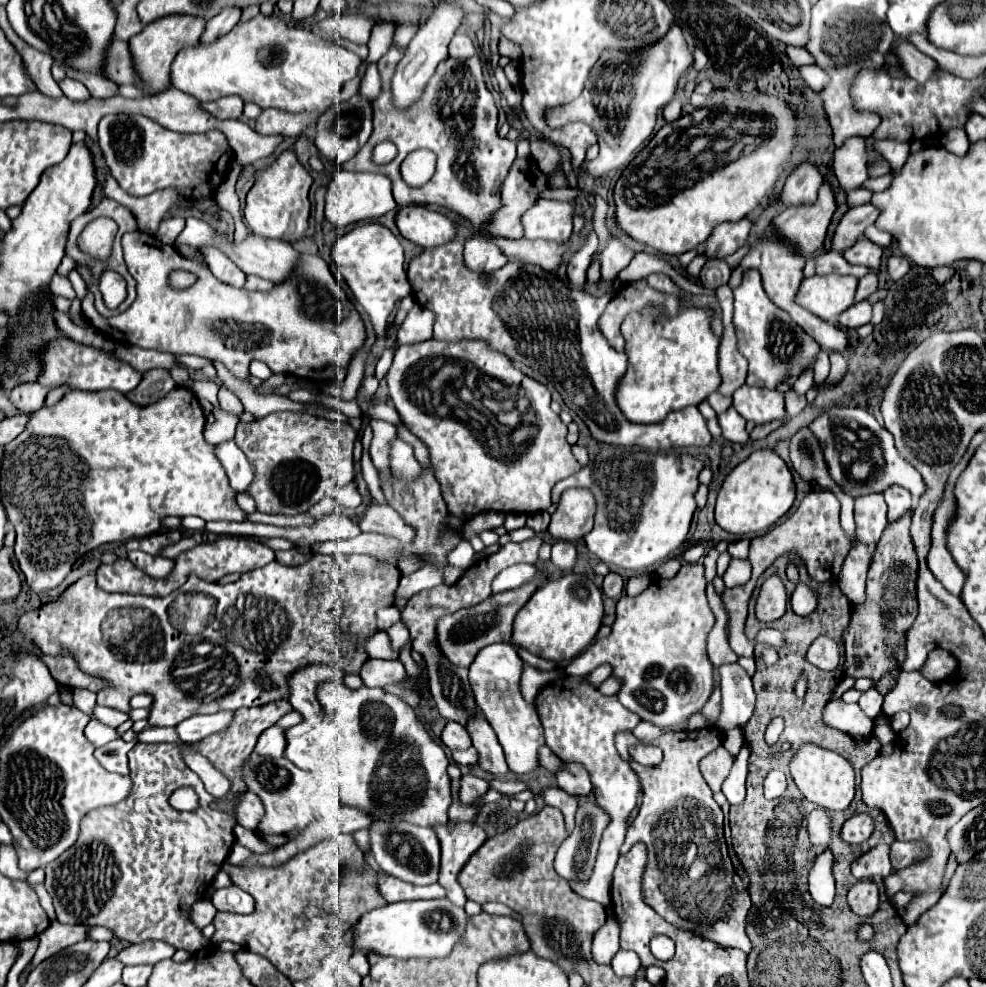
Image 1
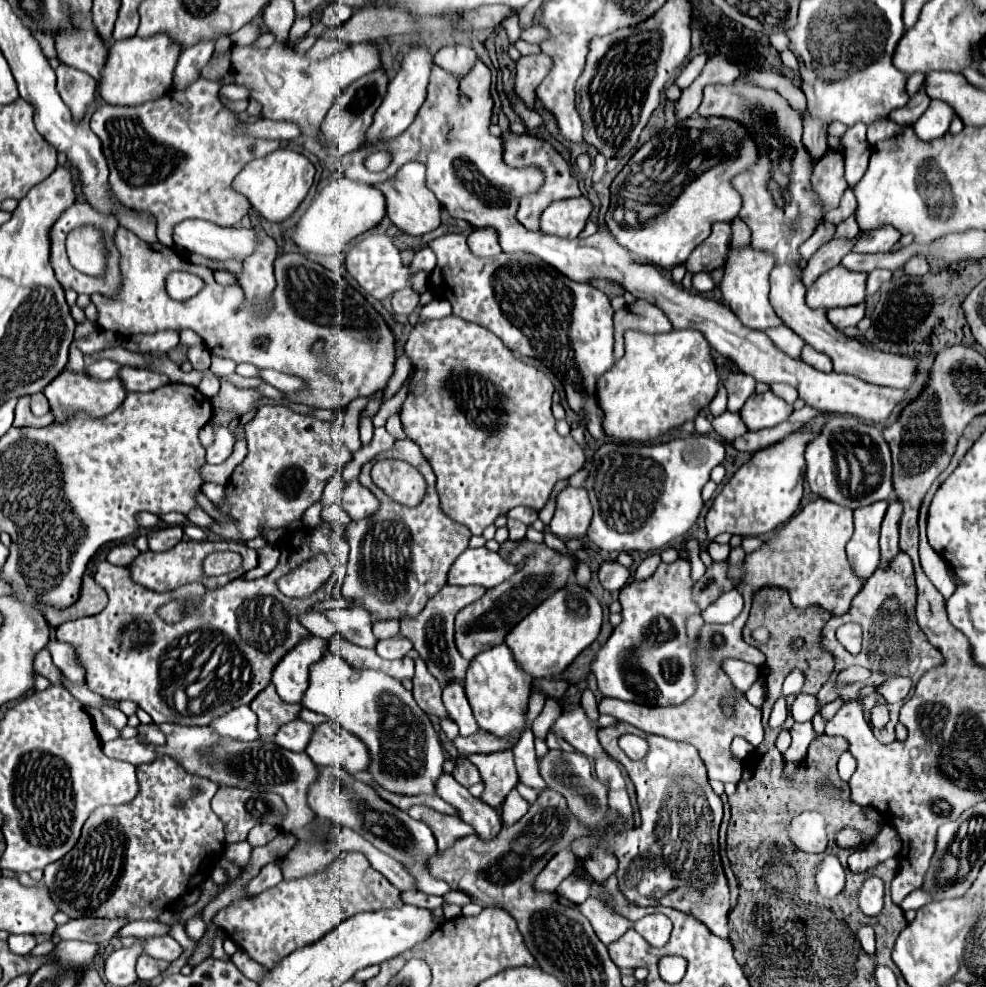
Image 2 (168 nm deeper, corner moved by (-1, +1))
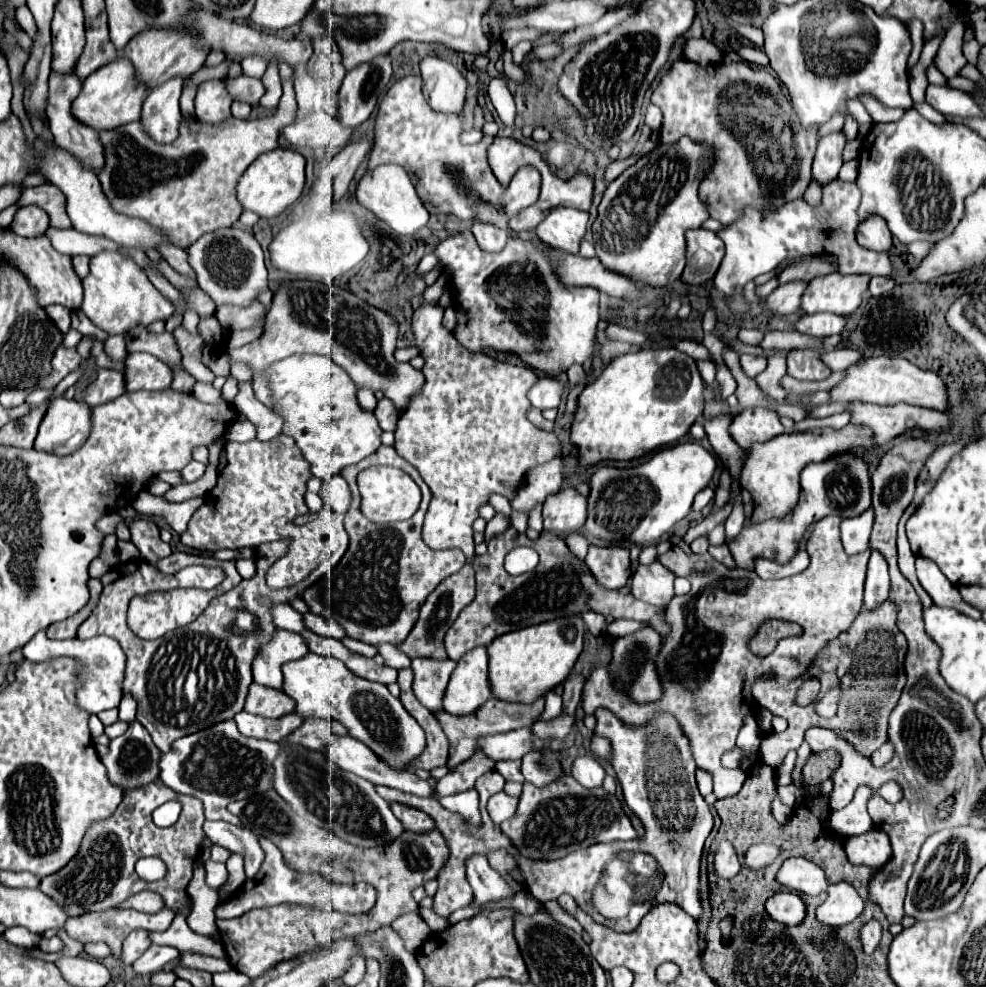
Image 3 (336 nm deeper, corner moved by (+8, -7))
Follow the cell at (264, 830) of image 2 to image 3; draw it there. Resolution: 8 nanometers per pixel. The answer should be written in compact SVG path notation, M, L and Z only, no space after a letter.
M231 853L231 857L227 859L227 869L229 869L229 879L223 885L223 889L237 891L245 881L245 857L241 853Z

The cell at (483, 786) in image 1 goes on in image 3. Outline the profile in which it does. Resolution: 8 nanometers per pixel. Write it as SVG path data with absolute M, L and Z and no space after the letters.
M493 697L477 713L473 713L469 717L453 717L449 713L435 713L435 717L439 719L445 735L449 737L447 769L453 771L457 765L467 761L475 753L475 745L477 745L479 737L495 735L495 733L507 733L507 731L513 731L513 729L521 729L521 727L533 725L535 719L541 715L543 707L545 707L545 697L539 697L533 703L507 703L507 701L501 701L501 699Z

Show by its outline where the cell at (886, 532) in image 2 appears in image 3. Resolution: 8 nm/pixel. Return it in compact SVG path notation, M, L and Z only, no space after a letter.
M871 549L871 559L867 567L867 581L865 581L865 607L875 609L881 605L889 595L889 571L885 557L879 551Z

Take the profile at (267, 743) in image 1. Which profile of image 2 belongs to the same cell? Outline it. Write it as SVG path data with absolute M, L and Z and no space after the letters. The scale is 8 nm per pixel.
M296 719L292 723L286 723L278 729L278 733L274 735L274 741L280 745L280 747L286 747L290 751L304 751L310 743L310 737L314 733L314 725L302 721L302 719Z

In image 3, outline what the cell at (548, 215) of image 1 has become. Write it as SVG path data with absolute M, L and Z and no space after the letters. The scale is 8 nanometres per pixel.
M557 209L549 213L535 229L537 237L553 249L579 253L579 243L585 235L589 215L577 209Z

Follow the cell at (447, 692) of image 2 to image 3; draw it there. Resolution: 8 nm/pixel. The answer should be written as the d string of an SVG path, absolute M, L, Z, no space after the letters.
M413 659L411 667L415 673L413 691L417 699L431 711L445 711L443 709L443 695L455 669L455 661L431 661L431 659Z

